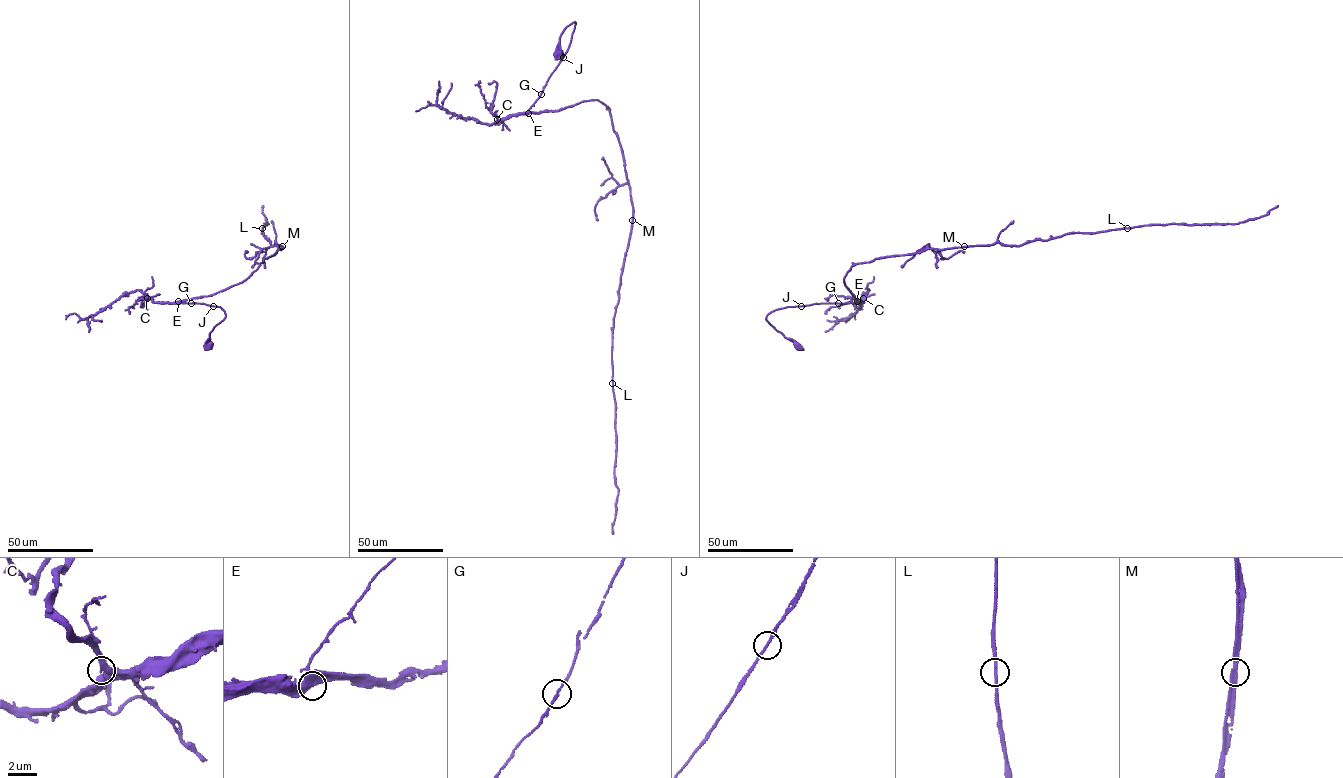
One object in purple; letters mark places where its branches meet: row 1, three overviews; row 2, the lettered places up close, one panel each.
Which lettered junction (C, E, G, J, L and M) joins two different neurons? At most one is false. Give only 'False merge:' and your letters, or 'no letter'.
False merge: no letter

